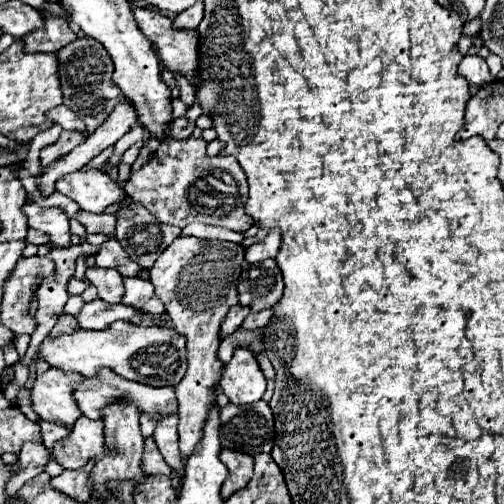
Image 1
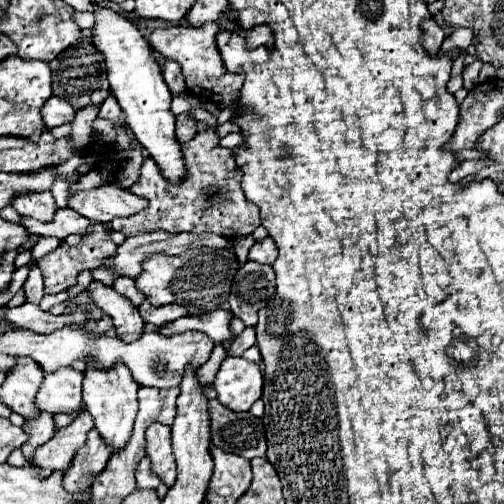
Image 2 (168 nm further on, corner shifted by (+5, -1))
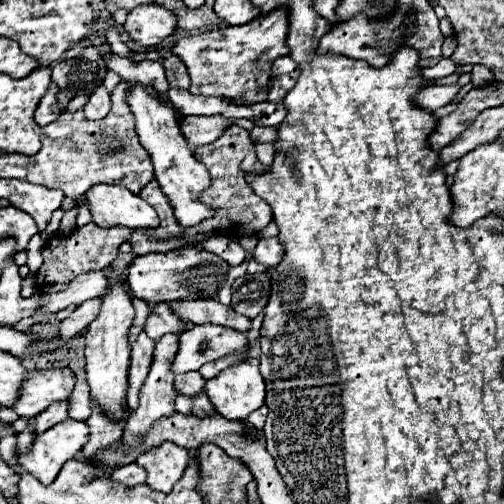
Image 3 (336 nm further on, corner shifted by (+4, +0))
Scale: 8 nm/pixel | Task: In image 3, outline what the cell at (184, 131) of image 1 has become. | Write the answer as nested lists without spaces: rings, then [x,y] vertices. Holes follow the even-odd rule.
[[[186,115],[180,119],[180,129],[188,141],[188,147],[196,149],[200,145],[216,141],[220,137],[220,133],[232,123],[234,123],[234,119],[224,119],[220,115],[216,115],[216,117]]]

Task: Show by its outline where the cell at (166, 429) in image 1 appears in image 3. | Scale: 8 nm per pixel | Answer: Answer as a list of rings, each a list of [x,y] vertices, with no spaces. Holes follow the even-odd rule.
[[[164,441],[158,447],[152,447],[150,451],[142,453],[136,459],[136,463],[148,471],[146,483],[152,489],[162,493],[172,491],[172,487],[182,477],[188,461],[190,461],[190,451],[170,441]]]

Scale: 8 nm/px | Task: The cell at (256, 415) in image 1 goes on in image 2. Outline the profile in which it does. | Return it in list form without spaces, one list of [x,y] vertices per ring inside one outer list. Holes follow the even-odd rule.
[[[209,400],[209,418],[215,446],[247,460],[265,456],[265,428],[259,418],[249,412],[231,412],[219,400]]]

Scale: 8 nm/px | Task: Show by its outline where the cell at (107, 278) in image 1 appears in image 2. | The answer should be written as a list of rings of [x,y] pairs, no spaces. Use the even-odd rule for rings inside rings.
[[[91,282],[89,286],[93,302],[113,318],[115,332],[123,342],[135,342],[145,332],[145,322],[139,316],[139,310],[127,302],[121,294],[117,294],[111,286],[97,286],[97,282]]]

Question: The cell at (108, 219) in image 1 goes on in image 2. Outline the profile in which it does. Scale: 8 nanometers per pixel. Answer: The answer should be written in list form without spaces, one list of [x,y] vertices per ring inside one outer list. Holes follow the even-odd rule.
[[[63,208],[55,212],[55,218],[51,222],[39,222],[33,218],[21,218],[21,226],[27,228],[31,234],[37,236],[57,236],[57,238],[67,238],[69,234],[85,234],[87,226],[91,222],[87,222],[87,218],[83,218],[81,214],[77,214],[71,208]]]

